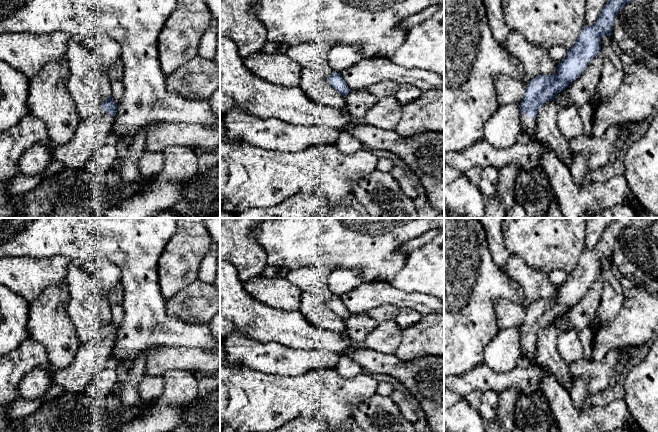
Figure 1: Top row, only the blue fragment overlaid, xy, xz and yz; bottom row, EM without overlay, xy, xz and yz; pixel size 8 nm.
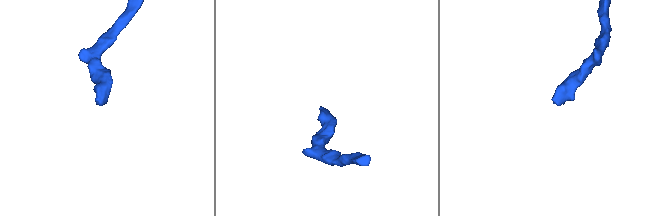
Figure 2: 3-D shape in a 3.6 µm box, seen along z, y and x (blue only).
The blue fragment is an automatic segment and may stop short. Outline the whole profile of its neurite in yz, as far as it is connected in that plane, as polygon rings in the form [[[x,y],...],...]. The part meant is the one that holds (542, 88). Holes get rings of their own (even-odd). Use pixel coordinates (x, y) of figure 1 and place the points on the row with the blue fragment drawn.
[[[609,0],[603,8],[599,18],[593,26],[582,29],[582,32],[577,39],[575,45],[568,49],[566,57],[559,62],[556,75],[539,75],[533,78],[527,85],[523,100],[520,103],[520,121],[522,140],[530,141],[535,134],[536,117],[538,110],[547,101],[556,101],[556,96],[559,92],[564,91],[572,82],[574,82],[585,70],[590,61],[601,51],[601,38],[604,35],[611,36],[613,24],[616,15],[622,7],[631,0]]]

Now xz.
[[[304,42],[298,46],[290,47],[286,55],[302,67],[323,72],[331,86],[343,97],[346,97],[351,90],[341,74],[333,71],[330,67],[328,50],[329,45],[324,42]]]

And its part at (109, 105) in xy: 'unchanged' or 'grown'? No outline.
grown

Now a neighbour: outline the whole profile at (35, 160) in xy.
[[[37,143],[27,149],[17,164],[20,174],[35,176],[43,173],[52,161],[53,152],[48,145]]]

